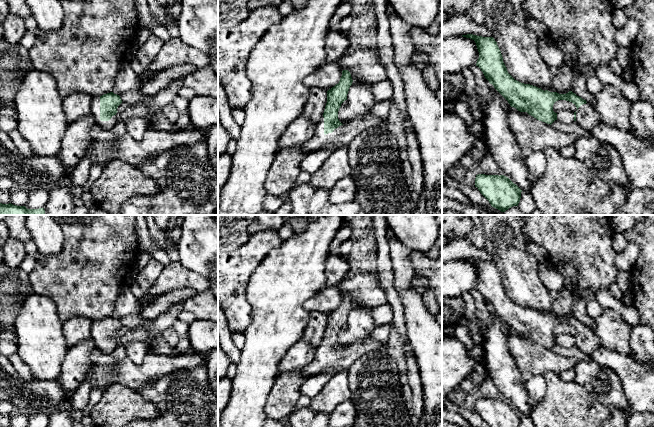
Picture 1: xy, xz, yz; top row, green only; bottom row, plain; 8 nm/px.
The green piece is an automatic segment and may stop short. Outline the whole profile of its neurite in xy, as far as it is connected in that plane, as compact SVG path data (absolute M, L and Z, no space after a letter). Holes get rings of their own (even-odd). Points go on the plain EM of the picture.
M113 316L100 320L100 344L109 345L116 339L118 330L122 327L119 319Z

